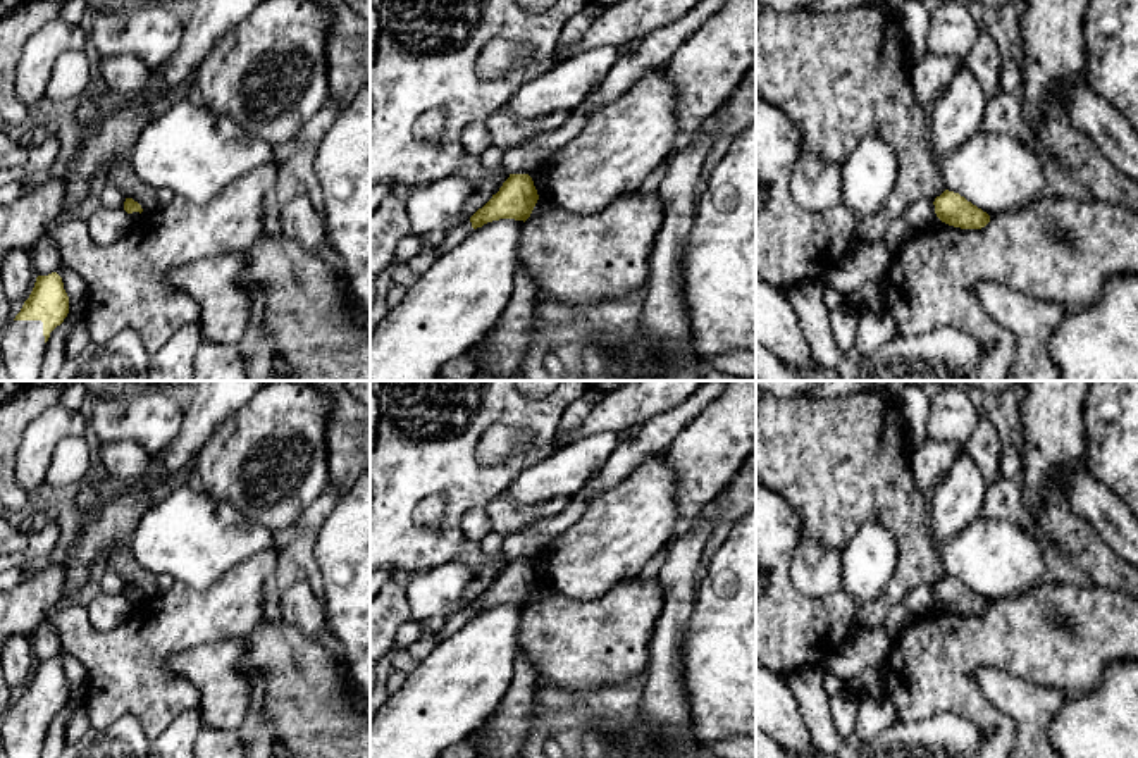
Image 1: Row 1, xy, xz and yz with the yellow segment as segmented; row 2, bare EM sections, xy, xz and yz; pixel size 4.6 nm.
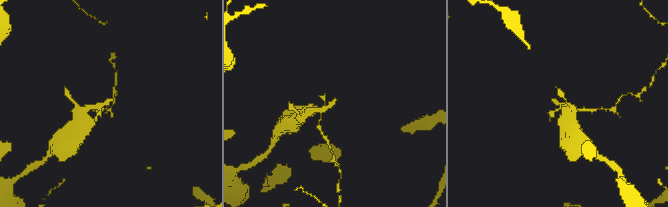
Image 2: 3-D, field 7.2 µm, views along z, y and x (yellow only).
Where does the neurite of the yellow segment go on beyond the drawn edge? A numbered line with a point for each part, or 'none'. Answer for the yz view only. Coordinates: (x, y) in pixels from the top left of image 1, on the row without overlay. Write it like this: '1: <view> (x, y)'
none

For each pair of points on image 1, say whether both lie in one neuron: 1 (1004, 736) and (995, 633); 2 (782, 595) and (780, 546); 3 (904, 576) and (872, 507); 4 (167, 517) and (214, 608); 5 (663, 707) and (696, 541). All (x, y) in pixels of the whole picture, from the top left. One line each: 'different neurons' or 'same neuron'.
1: same neuron
2: same neuron
3: same neuron
4: different neurons
5: same neuron

